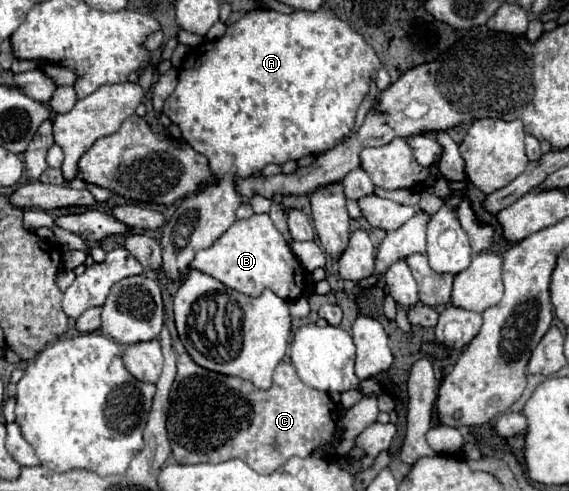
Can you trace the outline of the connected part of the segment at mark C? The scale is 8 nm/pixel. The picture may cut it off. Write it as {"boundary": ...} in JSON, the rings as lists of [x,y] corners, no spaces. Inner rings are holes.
{"boundary":[[[182,353],[166,427],[172,455],[182,465],[242,459],[258,473],[272,473],[288,457],[308,457],[316,447],[336,441],[336,405],[326,393],[304,385],[288,361],[276,367],[272,387],[262,391],[250,381],[208,371]]]}

